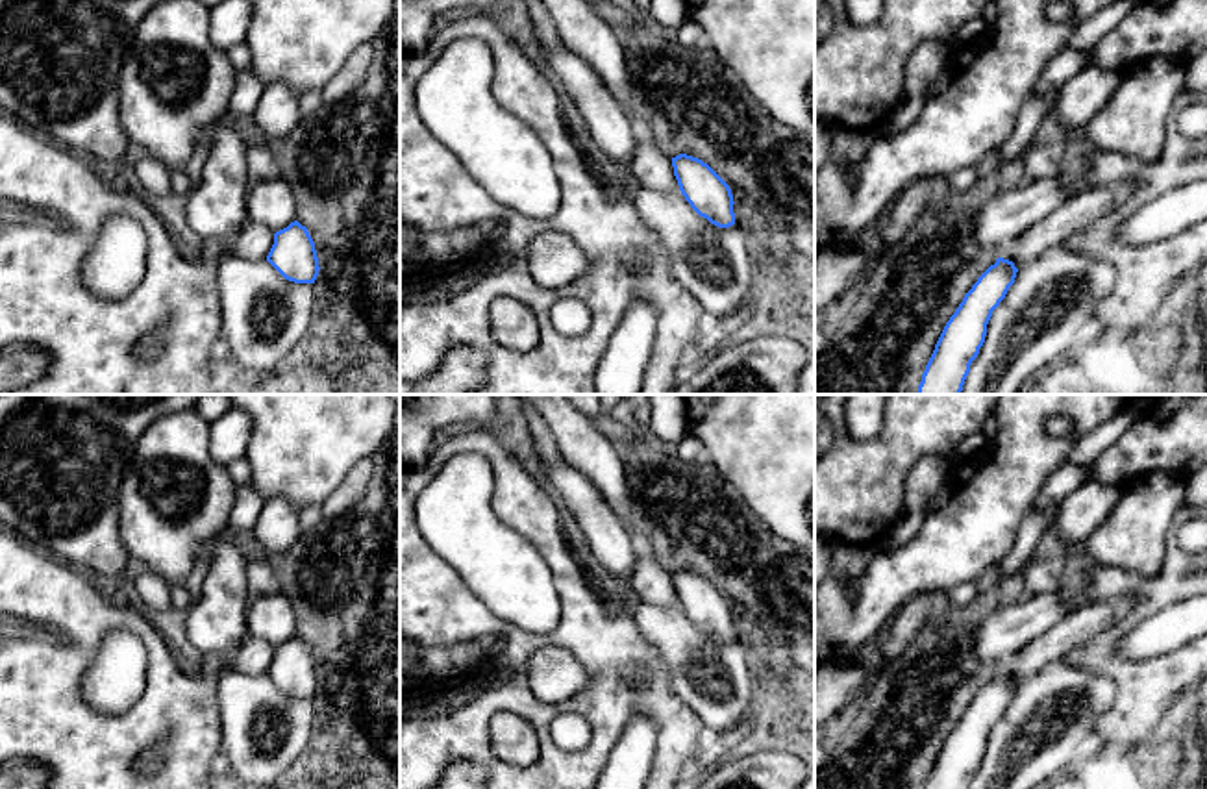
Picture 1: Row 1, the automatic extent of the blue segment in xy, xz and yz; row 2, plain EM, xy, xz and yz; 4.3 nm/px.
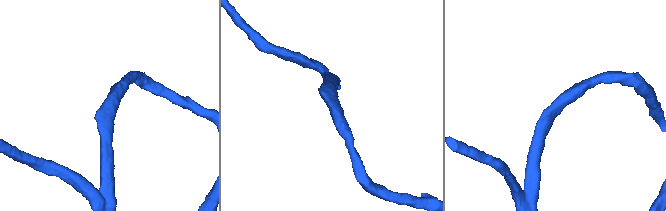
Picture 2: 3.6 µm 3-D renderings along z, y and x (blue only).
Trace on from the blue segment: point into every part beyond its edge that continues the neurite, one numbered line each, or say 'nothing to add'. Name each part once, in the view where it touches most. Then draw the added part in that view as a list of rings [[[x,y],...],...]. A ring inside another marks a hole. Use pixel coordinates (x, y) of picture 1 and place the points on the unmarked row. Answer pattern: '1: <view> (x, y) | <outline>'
1: xz (650, 582) | [[[639,552],[629,591],[633,600],[652,606],[668,607],[679,604],[672,574],[650,552]]]

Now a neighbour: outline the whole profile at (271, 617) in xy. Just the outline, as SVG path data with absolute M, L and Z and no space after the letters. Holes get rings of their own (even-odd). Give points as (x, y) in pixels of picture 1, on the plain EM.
M274 591L250 602L248 633L270 643L274 648L294 637L296 615L289 596Z

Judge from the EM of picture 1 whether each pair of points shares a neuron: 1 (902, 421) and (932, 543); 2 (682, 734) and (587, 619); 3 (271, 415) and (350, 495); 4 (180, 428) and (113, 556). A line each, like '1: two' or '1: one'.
1: two
2: one
3: two
4: two

